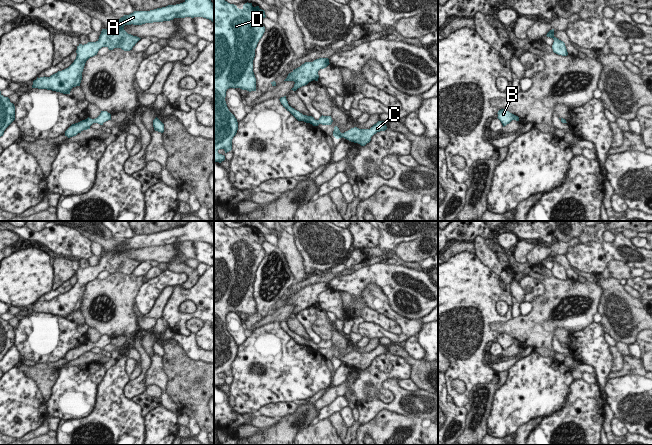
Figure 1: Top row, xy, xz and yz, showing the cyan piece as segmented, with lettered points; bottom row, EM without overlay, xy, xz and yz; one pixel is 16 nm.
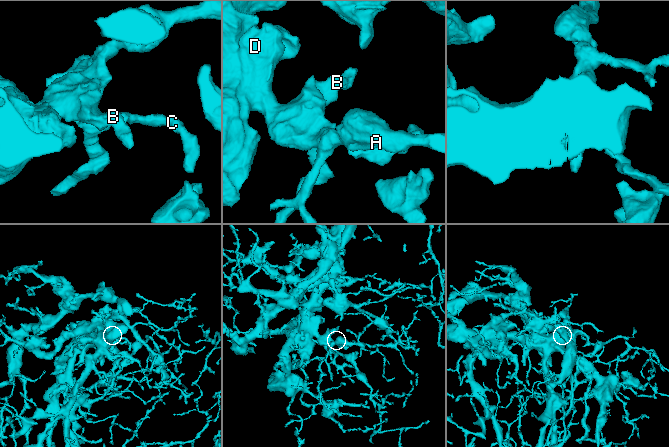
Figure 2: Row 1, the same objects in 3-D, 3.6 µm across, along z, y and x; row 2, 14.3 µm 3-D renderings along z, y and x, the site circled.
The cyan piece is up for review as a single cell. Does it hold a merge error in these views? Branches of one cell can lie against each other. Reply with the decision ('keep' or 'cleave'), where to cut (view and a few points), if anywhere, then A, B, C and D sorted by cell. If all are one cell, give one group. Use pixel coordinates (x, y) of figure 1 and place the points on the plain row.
keep; no cut; A B C D

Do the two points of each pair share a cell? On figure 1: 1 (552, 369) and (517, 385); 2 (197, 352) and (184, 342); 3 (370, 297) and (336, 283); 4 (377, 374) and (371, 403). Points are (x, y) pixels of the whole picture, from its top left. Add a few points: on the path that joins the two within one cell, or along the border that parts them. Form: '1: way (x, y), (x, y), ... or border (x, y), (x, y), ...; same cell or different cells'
1: way (543, 378), (536, 385), (526, 385); same cell
2: way (194, 351), (187, 344); same cell
3: border (342, 290), (354, 303), (371, 283), (384, 293); different cells
4: border (396, 378), (358, 402); different cells

